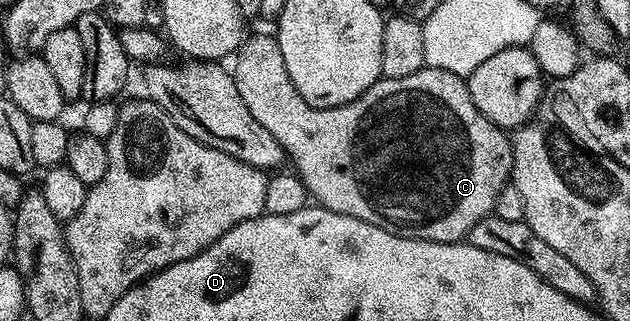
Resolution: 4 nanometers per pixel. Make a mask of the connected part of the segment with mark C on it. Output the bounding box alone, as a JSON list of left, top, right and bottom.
[231,33,513,242]

